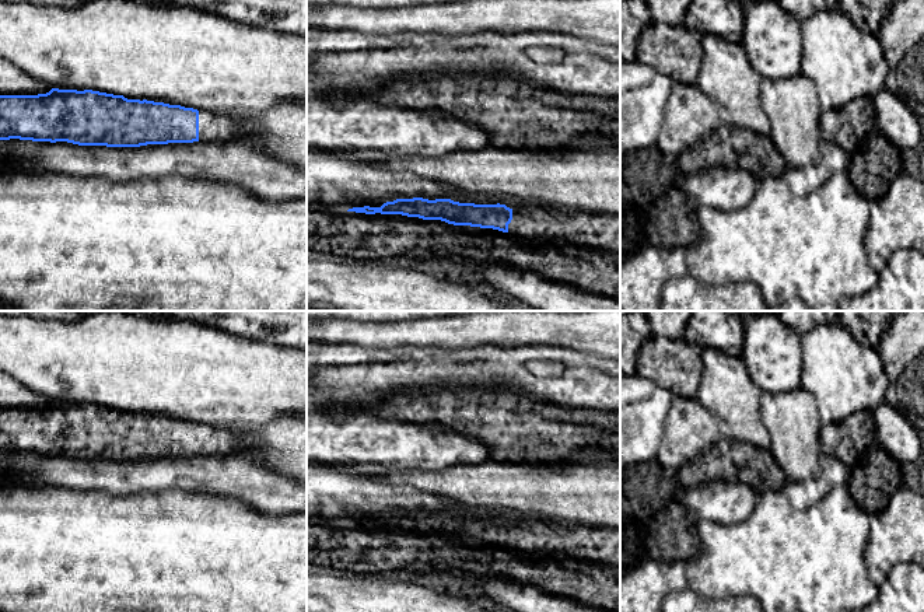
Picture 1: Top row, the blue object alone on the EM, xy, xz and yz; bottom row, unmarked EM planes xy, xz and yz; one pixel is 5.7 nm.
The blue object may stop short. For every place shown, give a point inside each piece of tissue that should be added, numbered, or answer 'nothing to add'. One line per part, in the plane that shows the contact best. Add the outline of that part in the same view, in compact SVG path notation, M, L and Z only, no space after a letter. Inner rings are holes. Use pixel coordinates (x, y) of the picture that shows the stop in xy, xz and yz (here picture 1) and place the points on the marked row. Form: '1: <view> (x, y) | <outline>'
1: xy (220, 128) | M199 111L199 141L230 143L245 136L246 130L234 116Z

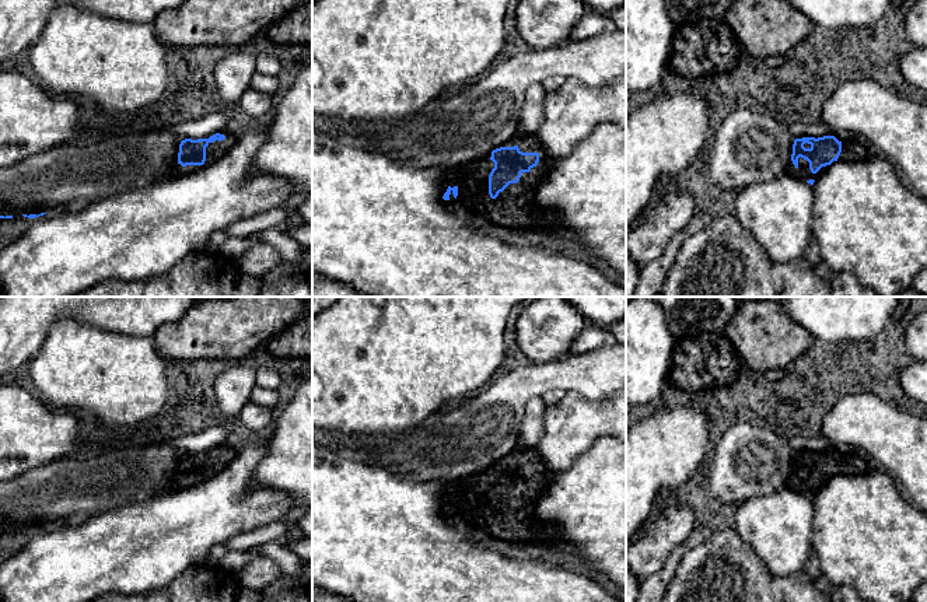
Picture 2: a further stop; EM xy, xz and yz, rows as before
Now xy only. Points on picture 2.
1: xy (214, 150) | M238 122L228 123L220 134L224 134L225 139L218 141L209 143L206 147L206 161L202 167L210 165L221 158L237 141L238 139Z

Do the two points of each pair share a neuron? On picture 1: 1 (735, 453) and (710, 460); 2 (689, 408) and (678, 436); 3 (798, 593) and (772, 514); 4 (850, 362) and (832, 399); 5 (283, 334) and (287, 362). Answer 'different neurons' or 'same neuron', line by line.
1: same neuron
2: same neuron
3: same neuron
4: same neuron
5: different neurons

